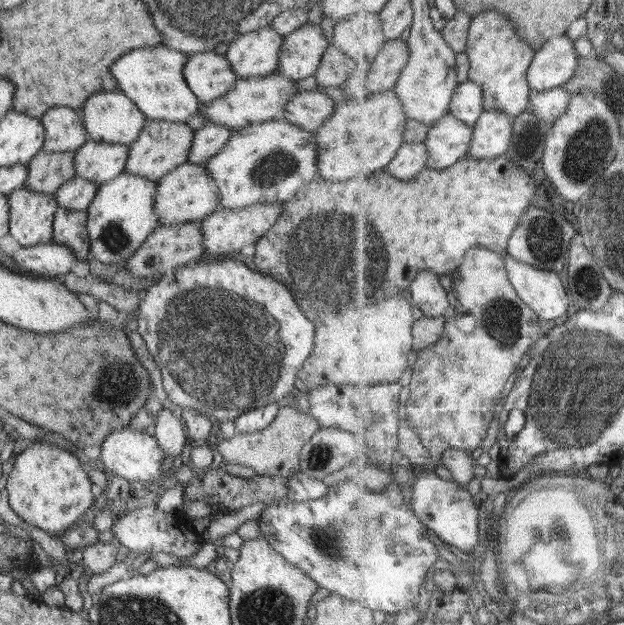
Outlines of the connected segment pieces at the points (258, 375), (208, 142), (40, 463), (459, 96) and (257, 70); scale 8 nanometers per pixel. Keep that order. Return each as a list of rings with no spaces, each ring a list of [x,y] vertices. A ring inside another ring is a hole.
[[[221,256],[212,260],[212,262],[209,259],[194,262],[176,268],[172,274],[162,275],[162,278],[147,290],[147,295],[141,301],[139,311],[137,323],[142,342],[146,342],[146,350],[149,350],[150,358],[154,358],[154,362],[157,362],[157,365],[161,368],[162,383],[165,386],[162,391],[163,398],[174,402],[174,406],[184,407],[186,414],[196,412],[200,416],[206,416],[206,418],[213,421],[224,420],[225,422],[235,423],[235,418],[239,418],[246,411],[277,403],[291,391],[295,391],[294,382],[297,378],[297,372],[308,358],[314,342],[314,323],[302,314],[302,310],[294,302],[292,294],[282,284],[274,282],[274,278],[268,278],[266,274],[258,274],[258,271],[250,269],[236,256]]]
[[[208,122],[204,127],[195,131],[187,162],[190,162],[190,164],[204,164],[219,150],[222,150],[232,133],[232,130],[228,130],[220,124]]]
[[[49,442],[30,446],[20,453],[14,460],[14,469],[10,472],[6,482],[8,490],[7,502],[12,510],[30,526],[47,530],[53,534],[63,534],[83,520],[84,514],[94,505],[93,484],[88,474],[84,472],[78,452],[59,449]]]
[[[475,81],[461,84],[452,101],[452,113],[462,118],[468,124],[476,125],[482,115],[488,110],[486,106],[486,91]]]
[[[271,25],[264,26],[235,38],[225,57],[237,79],[267,76],[278,68],[278,55],[283,42],[282,34]]]

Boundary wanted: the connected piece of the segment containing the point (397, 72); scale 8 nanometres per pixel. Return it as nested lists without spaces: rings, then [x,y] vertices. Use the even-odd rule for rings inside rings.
[[[391,39],[380,56],[373,61],[370,86],[374,92],[395,90],[404,69],[410,66],[412,50],[409,40]]]

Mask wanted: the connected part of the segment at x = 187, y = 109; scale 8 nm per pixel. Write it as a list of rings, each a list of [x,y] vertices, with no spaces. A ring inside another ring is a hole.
[[[164,44],[155,47],[142,47],[124,54],[122,58],[118,58],[110,66],[110,75],[118,84],[118,91],[128,96],[138,106],[138,110],[146,116],[146,119],[184,123],[197,114],[200,107],[198,97],[190,91],[182,72],[186,61],[188,61],[188,56],[182,51],[170,50]]]

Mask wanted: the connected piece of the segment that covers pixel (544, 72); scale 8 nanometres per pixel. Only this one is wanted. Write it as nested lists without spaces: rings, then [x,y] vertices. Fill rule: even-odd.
[[[567,34],[552,37],[539,51],[529,72],[535,92],[564,87],[580,71],[576,42]]]

